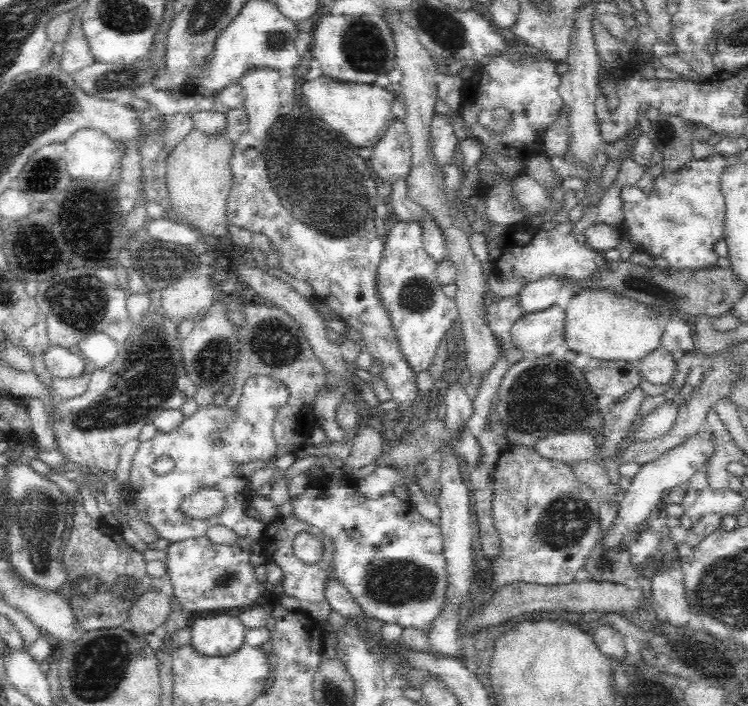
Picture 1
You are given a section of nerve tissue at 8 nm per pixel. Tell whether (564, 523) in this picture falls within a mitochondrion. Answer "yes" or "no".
yes

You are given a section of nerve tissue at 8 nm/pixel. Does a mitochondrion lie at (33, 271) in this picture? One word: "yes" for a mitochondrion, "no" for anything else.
yes

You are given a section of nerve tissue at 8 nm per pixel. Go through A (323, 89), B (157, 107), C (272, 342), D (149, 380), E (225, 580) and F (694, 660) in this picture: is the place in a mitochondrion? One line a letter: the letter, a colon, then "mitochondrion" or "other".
A: other
B: other
C: mitochondrion
D: mitochondrion
E: mitochondrion
F: other

